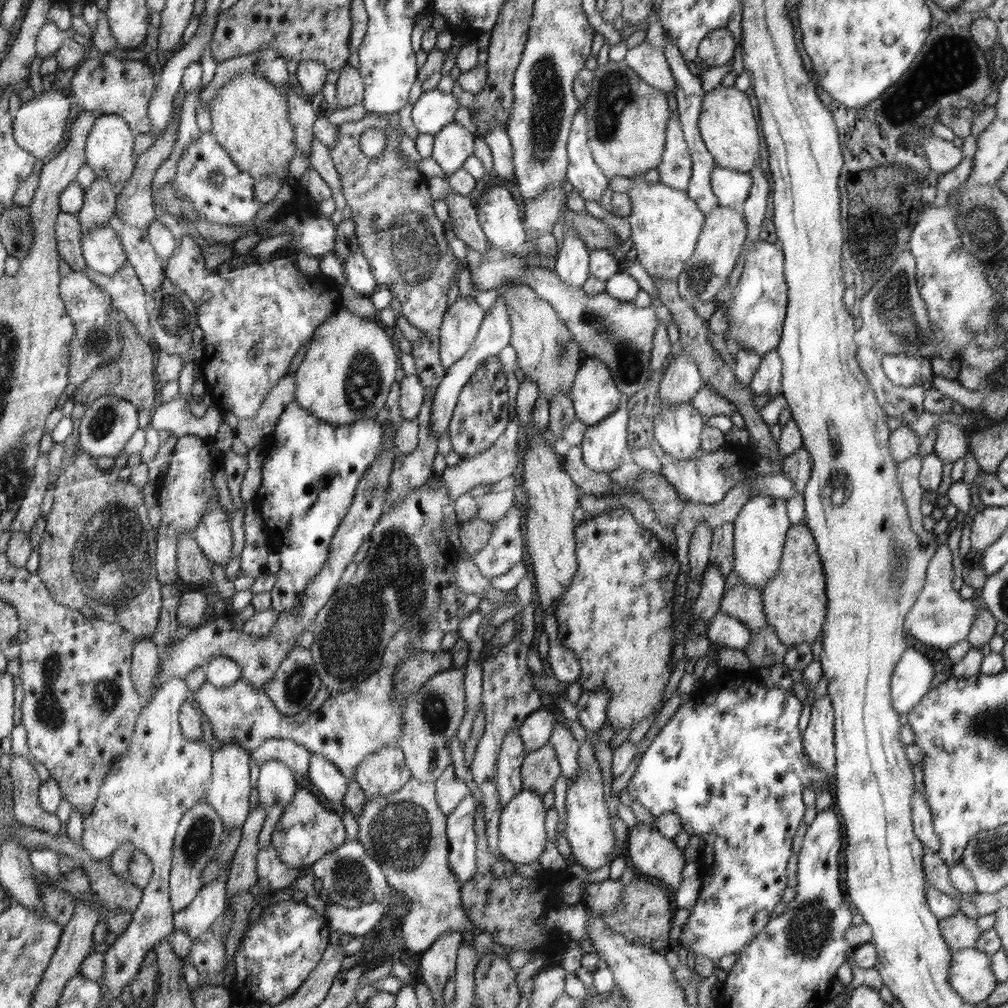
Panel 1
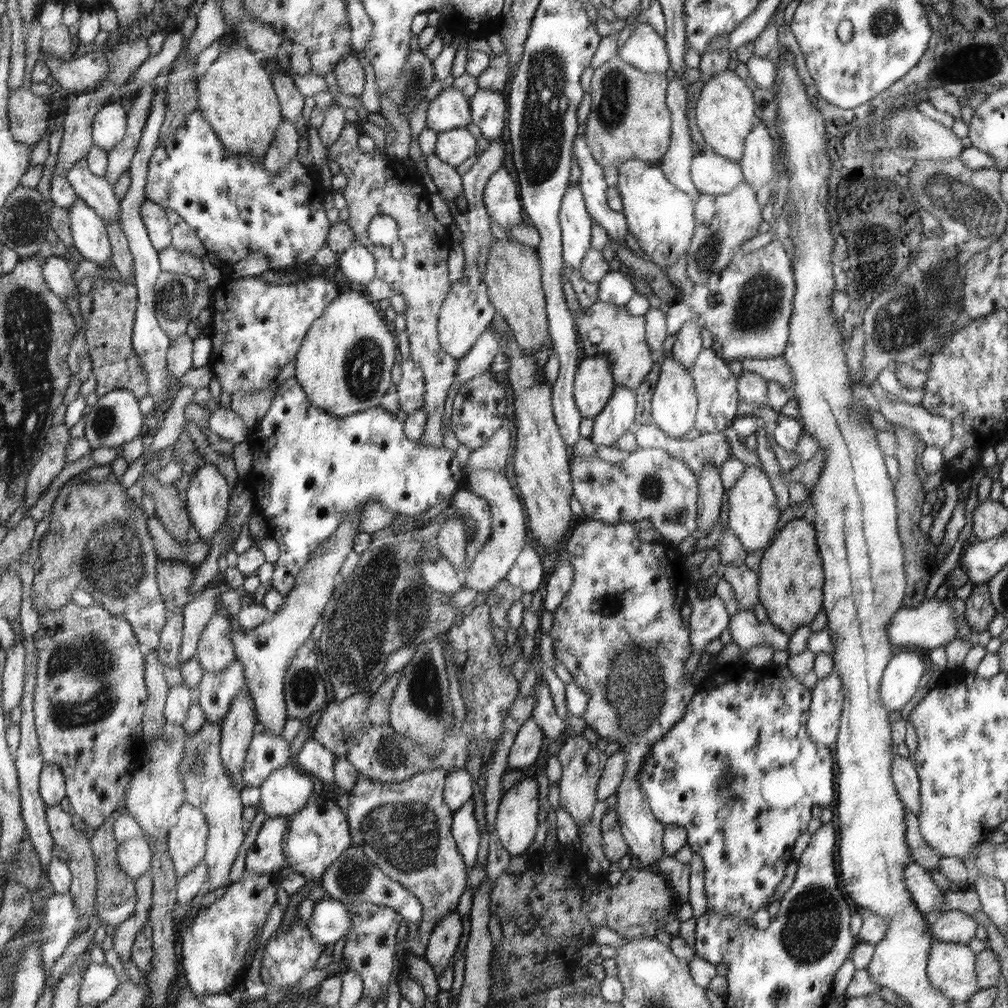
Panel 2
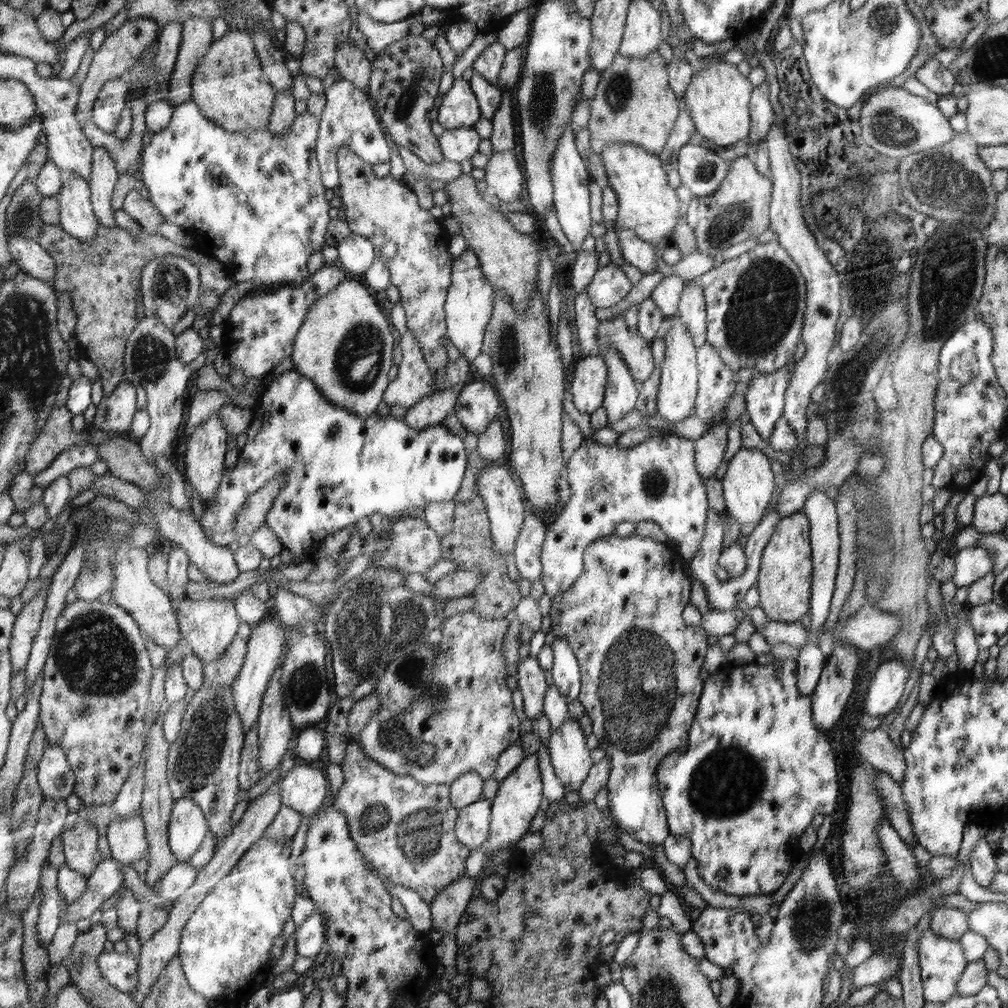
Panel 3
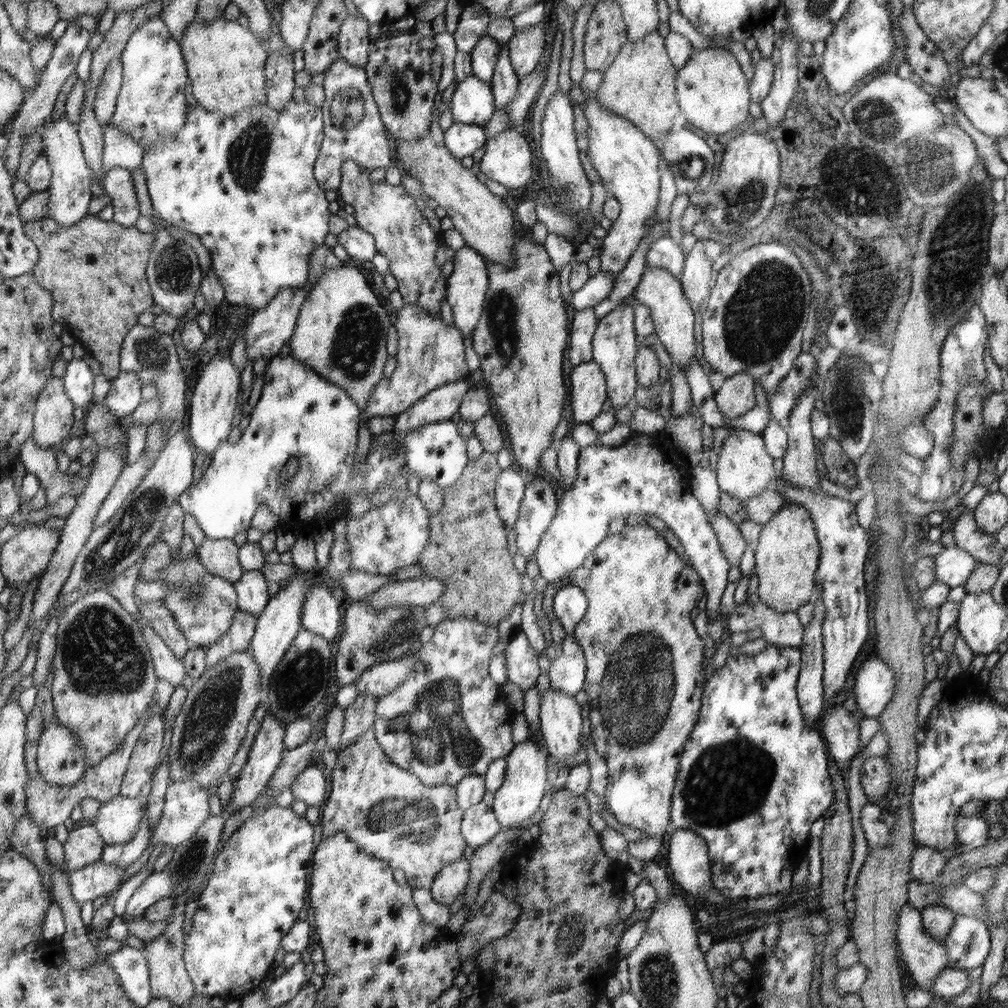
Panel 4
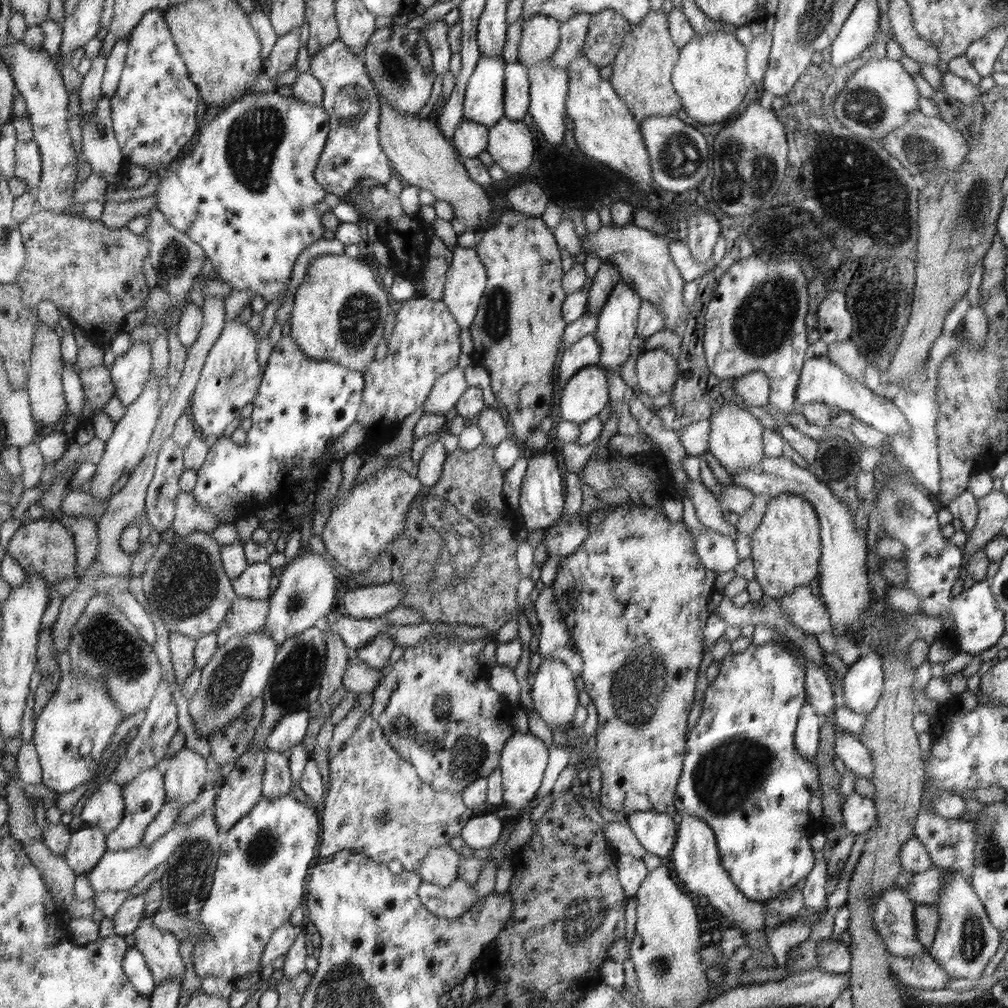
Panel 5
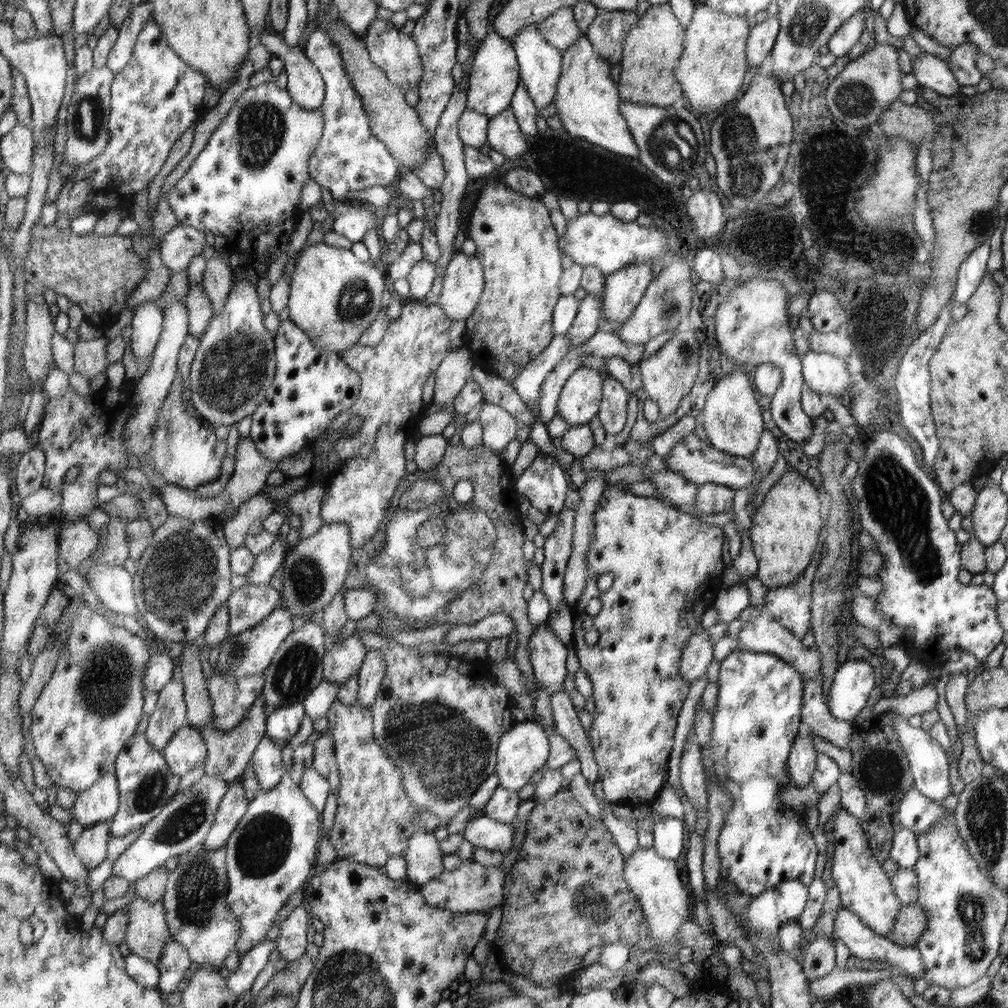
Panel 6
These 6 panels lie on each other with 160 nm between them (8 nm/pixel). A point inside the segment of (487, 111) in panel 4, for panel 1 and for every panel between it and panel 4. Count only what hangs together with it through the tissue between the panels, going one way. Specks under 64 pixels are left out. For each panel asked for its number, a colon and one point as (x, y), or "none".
1: (434, 109)
2: (450, 109)
3: (459, 107)

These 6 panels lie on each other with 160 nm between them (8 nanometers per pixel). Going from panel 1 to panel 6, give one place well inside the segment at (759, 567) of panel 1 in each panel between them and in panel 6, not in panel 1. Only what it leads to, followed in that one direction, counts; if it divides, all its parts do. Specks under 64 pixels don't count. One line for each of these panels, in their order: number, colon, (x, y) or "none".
2: (754, 510)
3: (749, 489)
4: (745, 468)
5: (735, 439)
6: (733, 422)

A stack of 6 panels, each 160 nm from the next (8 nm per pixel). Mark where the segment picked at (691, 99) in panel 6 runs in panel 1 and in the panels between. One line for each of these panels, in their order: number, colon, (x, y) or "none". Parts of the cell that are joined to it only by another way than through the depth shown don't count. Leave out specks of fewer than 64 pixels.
1: (729, 128)
2: (724, 108)
3: (717, 98)
4: (712, 90)
5: (709, 77)

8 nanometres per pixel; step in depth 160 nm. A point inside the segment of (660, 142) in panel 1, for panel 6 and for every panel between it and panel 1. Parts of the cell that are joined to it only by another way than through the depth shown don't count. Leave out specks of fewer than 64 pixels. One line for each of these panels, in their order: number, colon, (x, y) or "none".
2: (628, 120)
3: (633, 102)
4: (641, 84)
5: (641, 74)
6: (651, 51)

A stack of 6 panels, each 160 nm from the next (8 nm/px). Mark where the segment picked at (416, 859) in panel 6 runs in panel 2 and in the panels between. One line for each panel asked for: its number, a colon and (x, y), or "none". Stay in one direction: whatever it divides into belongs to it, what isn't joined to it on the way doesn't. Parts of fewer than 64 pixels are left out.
2: (443, 942)
3: (446, 910)
4: (453, 879)
5: (440, 867)

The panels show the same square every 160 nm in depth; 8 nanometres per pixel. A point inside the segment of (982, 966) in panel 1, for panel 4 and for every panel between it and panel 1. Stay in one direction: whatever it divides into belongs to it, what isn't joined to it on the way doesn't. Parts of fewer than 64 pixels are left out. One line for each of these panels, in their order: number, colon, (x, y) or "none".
2: (952, 967)
3: (942, 961)
4: (925, 956)

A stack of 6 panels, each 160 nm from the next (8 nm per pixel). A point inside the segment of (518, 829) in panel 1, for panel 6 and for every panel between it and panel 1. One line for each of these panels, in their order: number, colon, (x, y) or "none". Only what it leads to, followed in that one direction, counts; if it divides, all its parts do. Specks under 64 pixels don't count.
2: (515, 825)
3: (518, 799)
4: (518, 798)
5: (524, 759)
6: (522, 751)

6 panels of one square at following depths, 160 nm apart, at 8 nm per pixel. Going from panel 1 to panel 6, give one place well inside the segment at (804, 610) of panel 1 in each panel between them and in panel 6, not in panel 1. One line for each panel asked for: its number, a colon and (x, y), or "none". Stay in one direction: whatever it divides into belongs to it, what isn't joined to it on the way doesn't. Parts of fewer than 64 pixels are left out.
2: (791, 577)
3: (785, 580)
4: (786, 556)
5: (786, 546)
6: (784, 532)

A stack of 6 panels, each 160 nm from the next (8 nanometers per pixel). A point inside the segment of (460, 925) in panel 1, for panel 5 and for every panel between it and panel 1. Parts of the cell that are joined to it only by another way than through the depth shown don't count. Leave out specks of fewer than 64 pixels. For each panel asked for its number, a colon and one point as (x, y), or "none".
2: (404, 828)
3: (406, 830)
4: (386, 810)
5: (377, 805)

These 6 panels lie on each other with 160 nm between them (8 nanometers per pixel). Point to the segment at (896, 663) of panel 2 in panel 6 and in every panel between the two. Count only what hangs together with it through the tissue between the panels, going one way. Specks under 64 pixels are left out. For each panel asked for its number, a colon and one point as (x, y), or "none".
3: (886, 688)
4: (875, 683)
5: (863, 684)
6: (854, 680)

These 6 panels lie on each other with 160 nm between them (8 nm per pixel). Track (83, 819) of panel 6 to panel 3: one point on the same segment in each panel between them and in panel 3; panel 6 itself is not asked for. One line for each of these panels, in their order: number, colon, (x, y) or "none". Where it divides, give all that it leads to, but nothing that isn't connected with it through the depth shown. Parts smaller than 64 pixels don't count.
3: (127, 841)
4: (117, 821)
5: (104, 809)

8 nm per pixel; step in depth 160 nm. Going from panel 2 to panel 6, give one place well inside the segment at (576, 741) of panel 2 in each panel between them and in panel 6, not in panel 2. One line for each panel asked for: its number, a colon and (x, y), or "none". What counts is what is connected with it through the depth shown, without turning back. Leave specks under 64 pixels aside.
3: (570, 757)
4: (560, 720)
5: (555, 698)
6: (547, 652)

